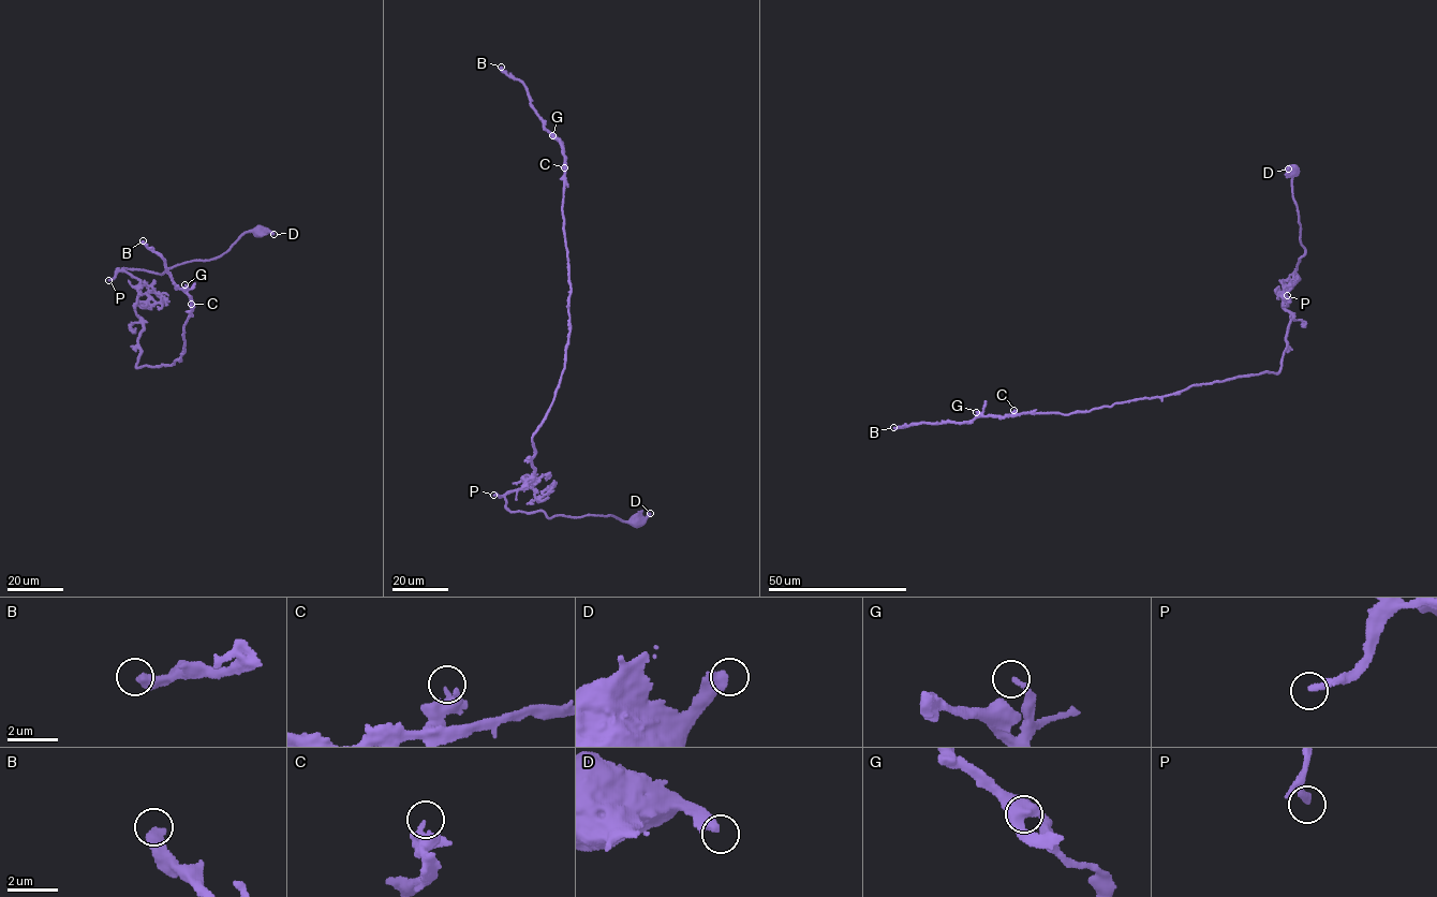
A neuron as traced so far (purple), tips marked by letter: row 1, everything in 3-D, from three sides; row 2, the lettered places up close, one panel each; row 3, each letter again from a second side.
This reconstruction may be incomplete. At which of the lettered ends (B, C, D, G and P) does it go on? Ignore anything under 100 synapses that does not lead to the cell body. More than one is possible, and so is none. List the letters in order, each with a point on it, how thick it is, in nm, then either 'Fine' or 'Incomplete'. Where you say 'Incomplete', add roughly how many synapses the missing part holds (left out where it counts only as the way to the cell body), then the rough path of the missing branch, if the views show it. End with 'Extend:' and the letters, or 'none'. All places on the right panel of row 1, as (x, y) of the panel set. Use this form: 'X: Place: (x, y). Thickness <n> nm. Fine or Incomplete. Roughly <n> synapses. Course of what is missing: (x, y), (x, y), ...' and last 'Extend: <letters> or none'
B: Place: (893, 427). Thickness 440 nm. Incomplete. Roughly 450 synapses. Course of what is missing: (893, 427), (875, 418), (899, 440), (909, 436), (916, 447), (893, 484), (876, 494), (864, 490), (891, 494)
C: Place: (1013, 410). Thickness 280 nm. Fine
D: Place: (1288, 168). Thickness 480 nm. Fine
G: Place: (976, 412). Thickness 180 nm. Fine
P: Place: (1287, 295). Thickness 280 nm. Fine
Extend: B

